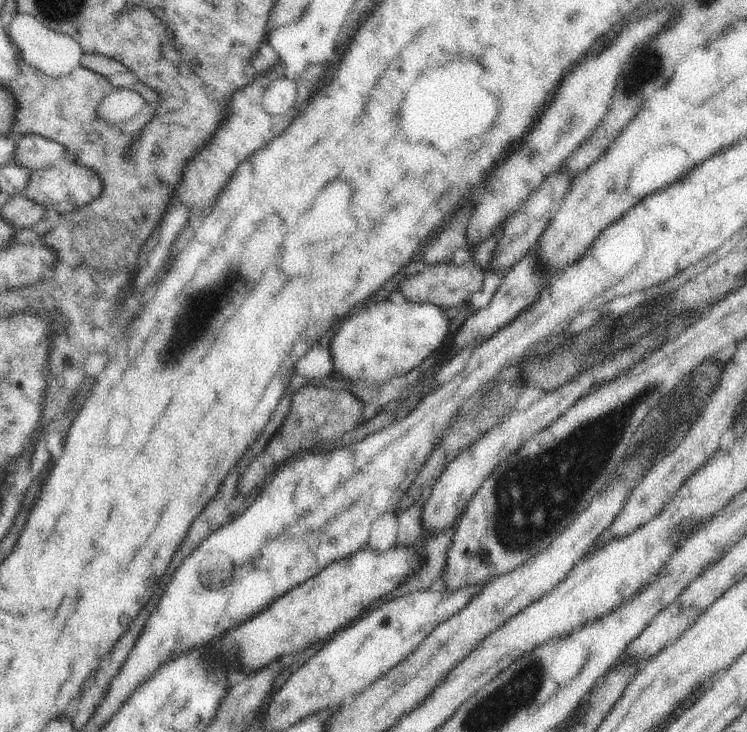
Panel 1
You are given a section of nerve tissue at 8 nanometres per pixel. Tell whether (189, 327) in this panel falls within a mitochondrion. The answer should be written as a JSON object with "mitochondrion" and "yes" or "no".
{"mitochondrion":"yes"}

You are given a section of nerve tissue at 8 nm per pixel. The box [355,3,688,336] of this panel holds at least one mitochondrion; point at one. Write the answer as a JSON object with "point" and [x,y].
{"point":[648,67]}

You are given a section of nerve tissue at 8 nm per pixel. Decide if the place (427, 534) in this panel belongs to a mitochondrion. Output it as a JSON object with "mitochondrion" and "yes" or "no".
{"mitochondrion":"no"}

